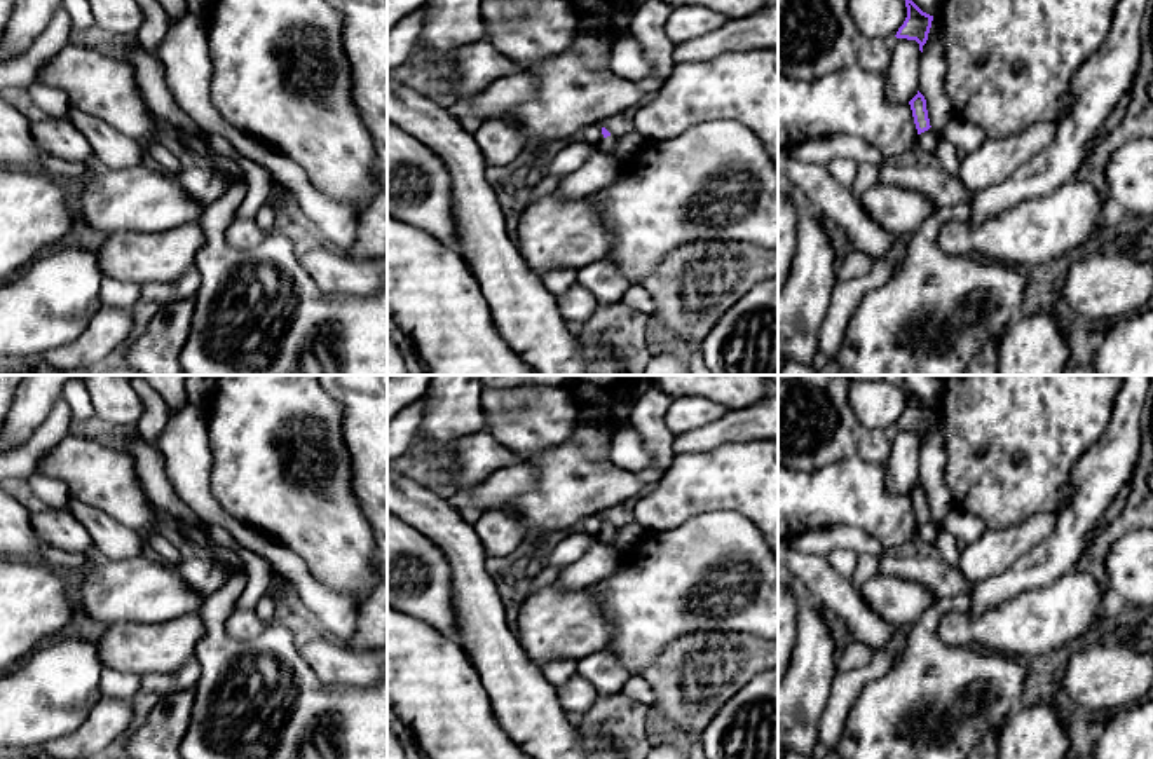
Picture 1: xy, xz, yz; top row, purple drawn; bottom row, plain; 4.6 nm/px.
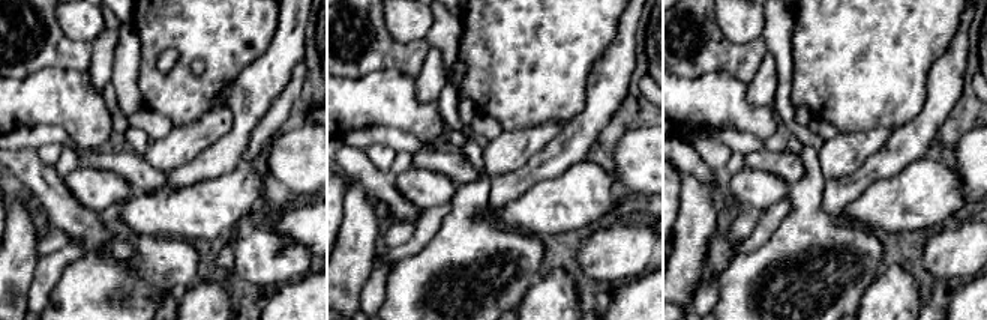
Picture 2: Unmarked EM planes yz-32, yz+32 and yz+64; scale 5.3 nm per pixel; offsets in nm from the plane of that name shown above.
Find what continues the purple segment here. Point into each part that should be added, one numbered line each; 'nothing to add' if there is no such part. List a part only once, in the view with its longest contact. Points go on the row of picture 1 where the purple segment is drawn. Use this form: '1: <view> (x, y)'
1: xz (606, 145)

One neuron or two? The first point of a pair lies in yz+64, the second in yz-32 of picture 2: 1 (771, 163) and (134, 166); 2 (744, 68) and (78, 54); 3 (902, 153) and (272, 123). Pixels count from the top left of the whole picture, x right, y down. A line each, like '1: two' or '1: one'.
1: one
2: one
3: two

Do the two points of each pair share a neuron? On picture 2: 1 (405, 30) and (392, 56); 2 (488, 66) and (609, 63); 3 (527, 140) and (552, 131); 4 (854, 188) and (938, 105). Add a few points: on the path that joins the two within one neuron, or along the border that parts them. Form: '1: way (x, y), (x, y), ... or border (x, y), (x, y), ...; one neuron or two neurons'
1: border (383, 15), (387, 30), (399, 41), (425, 39); two neurons
2: border (614, 35), (608, 48), (588, 72), (585, 98); two neurons
3: way (533, 140), (546, 132); one neuron
4: way (876, 167), (884, 164), (920, 128); one neuron

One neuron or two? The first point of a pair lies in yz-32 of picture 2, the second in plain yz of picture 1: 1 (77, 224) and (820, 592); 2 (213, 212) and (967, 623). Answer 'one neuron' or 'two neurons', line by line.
1: one neuron
2: one neuron

